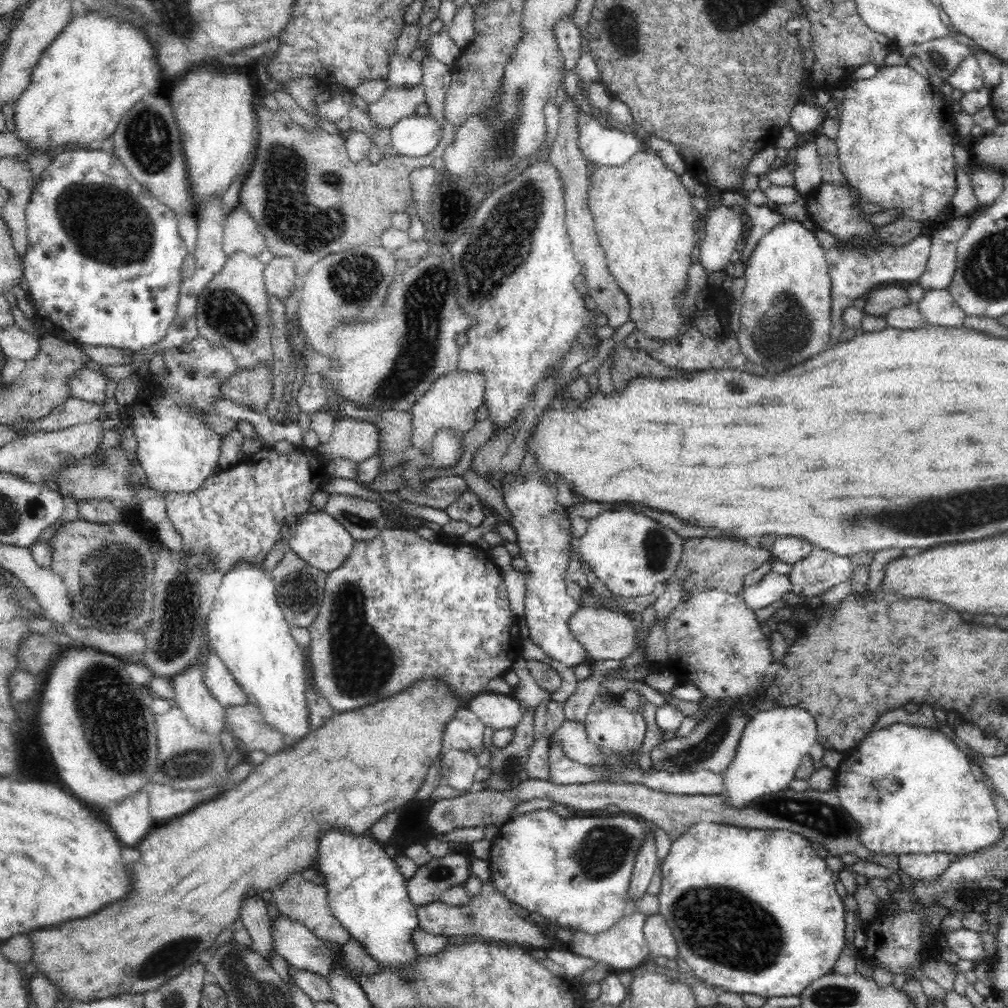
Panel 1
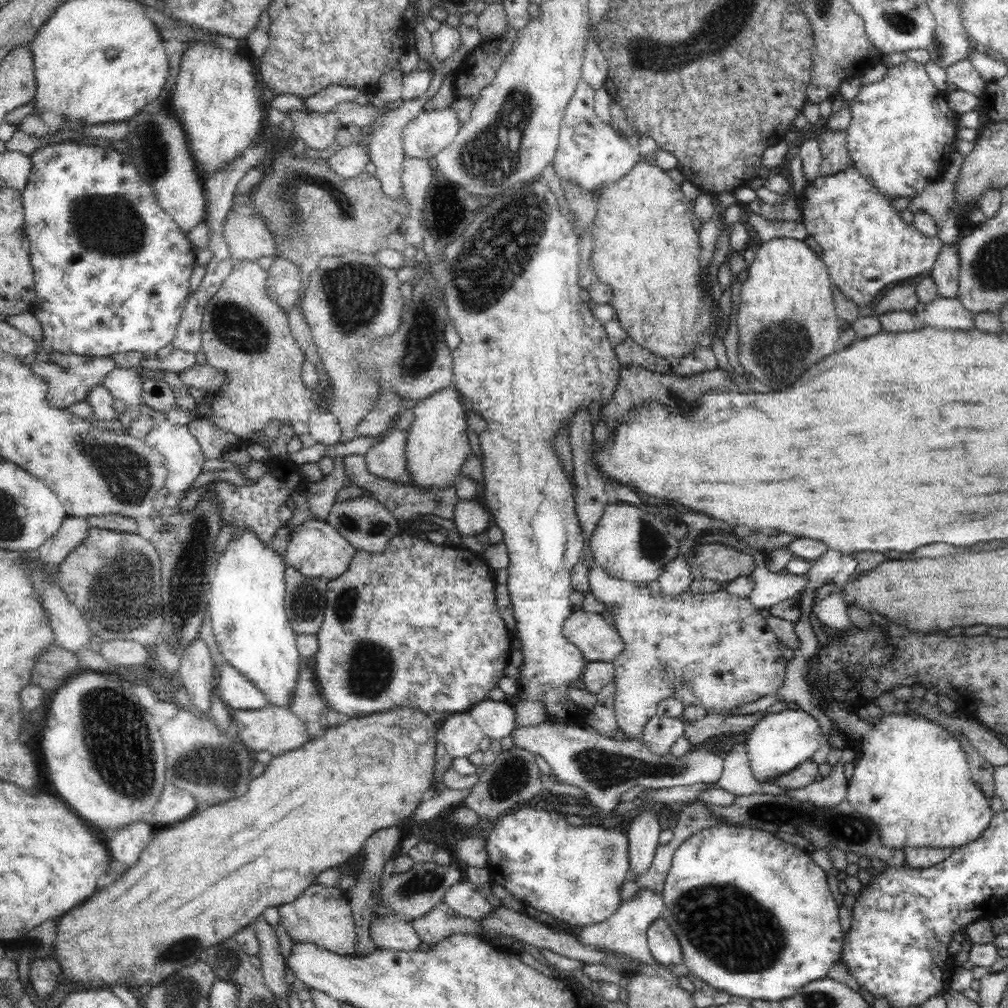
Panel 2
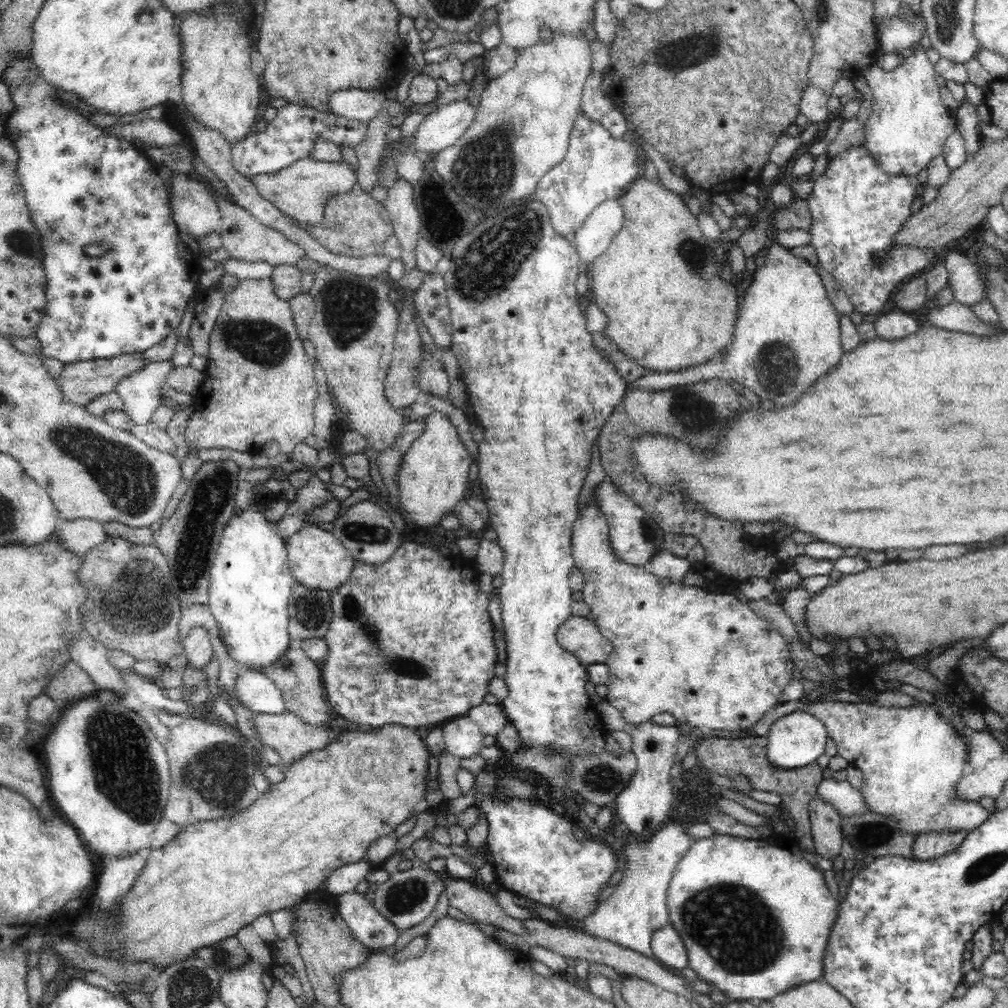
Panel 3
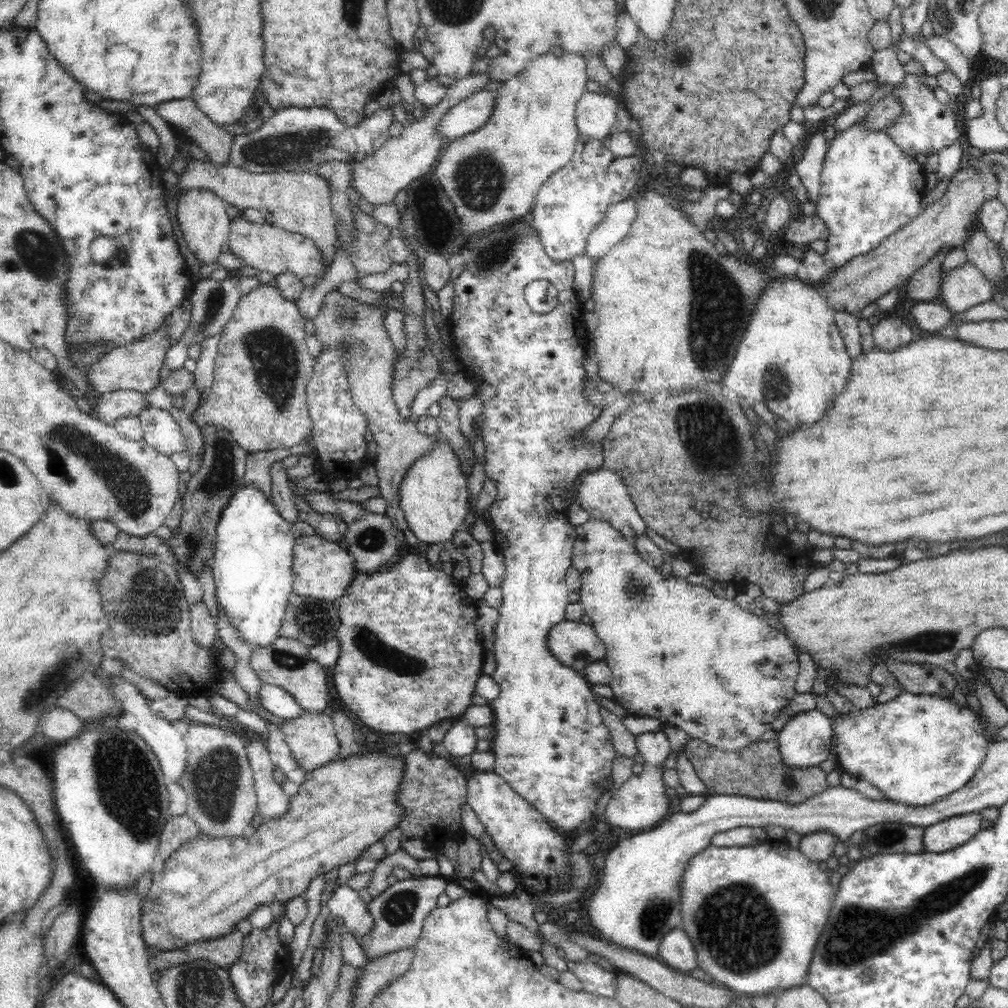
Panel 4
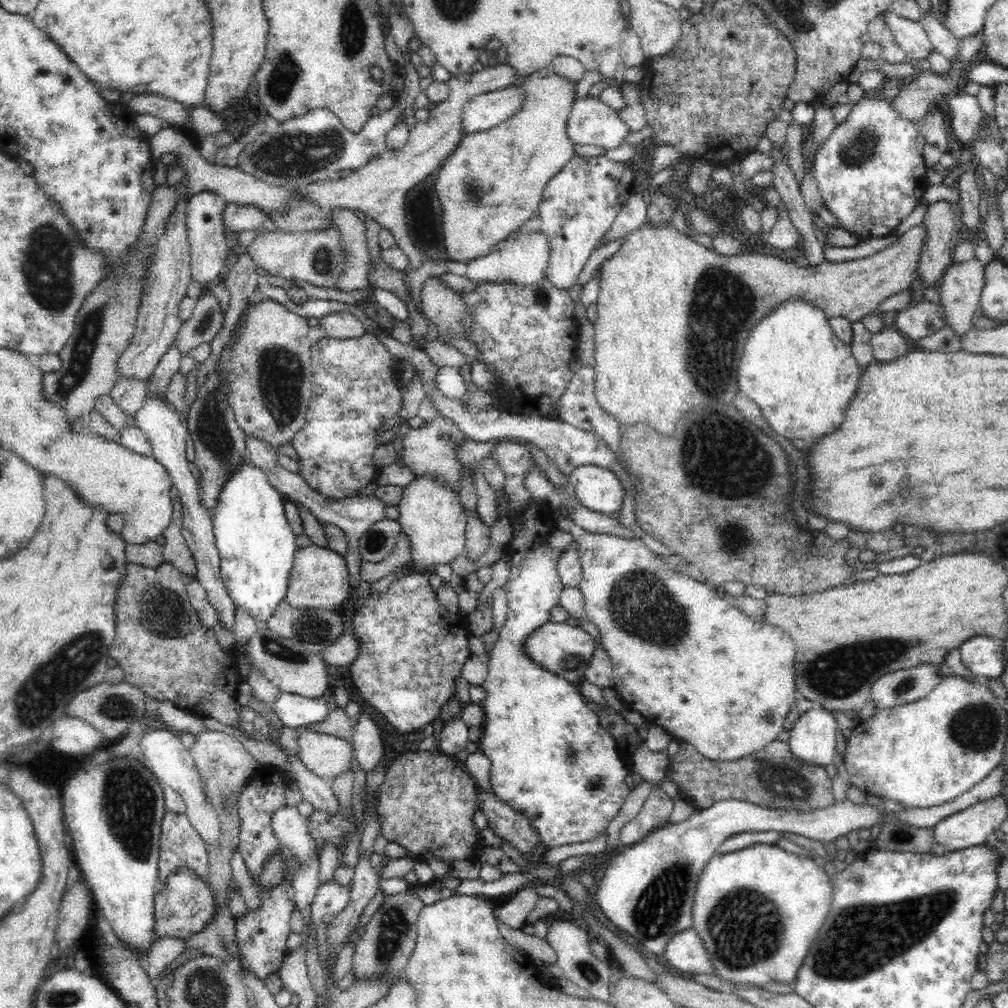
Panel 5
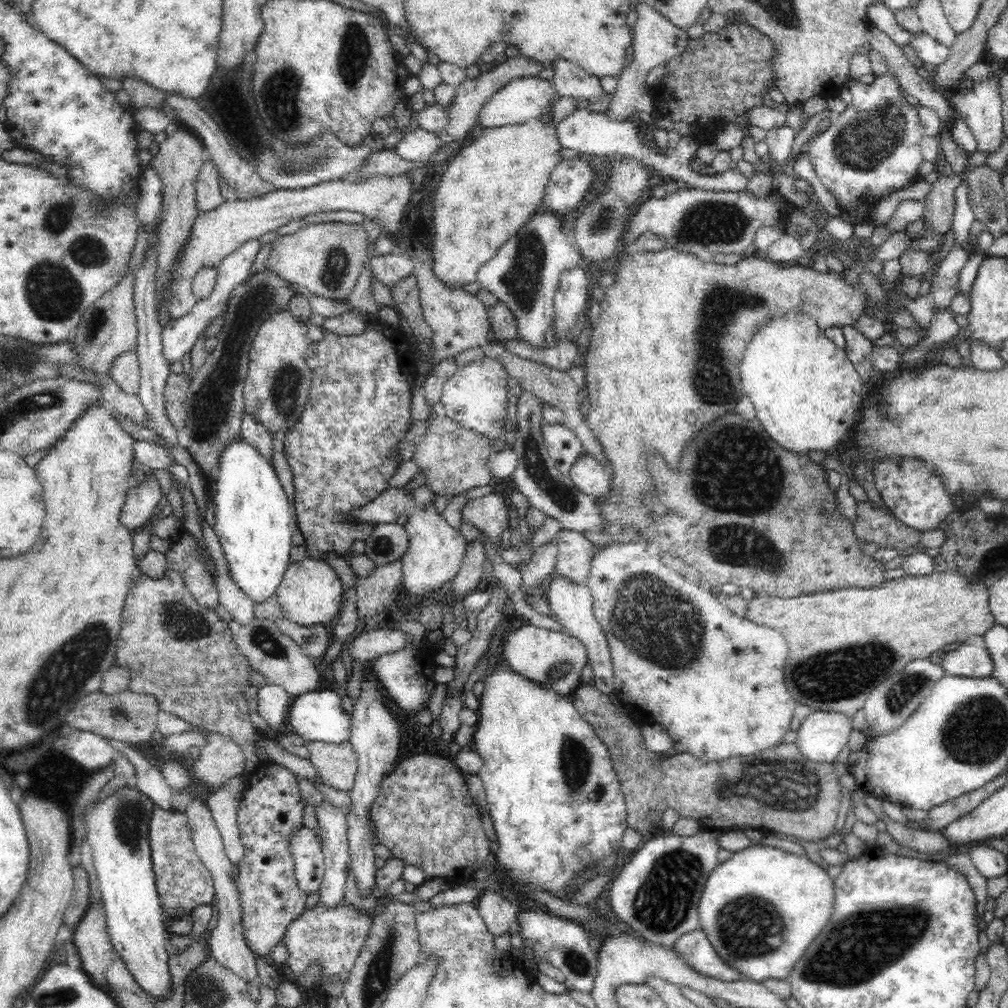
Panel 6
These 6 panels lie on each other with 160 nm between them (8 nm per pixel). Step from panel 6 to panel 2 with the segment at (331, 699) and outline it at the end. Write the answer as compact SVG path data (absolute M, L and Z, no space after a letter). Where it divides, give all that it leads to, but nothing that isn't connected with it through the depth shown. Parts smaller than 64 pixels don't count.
M230 663L223 664L221 672L215 674L214 682L217 694L230 711L255 711L270 706L267 702L267 696L256 688L254 683L248 680L243 674L240 674Z

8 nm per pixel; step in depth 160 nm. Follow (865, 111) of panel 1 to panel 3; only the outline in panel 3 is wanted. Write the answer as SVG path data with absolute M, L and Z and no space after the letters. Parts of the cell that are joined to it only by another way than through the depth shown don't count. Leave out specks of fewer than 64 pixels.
M920 41L914 42L912 54L903 65L888 72L879 71L877 64L861 70L875 99L873 113L867 122L865 147L876 165L890 175L917 176L934 156L941 154L946 139L957 130L955 113L940 101L934 65Z

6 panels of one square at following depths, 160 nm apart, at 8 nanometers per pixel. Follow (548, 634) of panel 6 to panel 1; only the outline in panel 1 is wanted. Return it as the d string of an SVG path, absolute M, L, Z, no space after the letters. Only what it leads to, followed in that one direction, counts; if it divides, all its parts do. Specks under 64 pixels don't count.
M579 605L578 610L569 618L569 629L574 638L586 650L587 657L595 660L622 660L632 654L637 646L636 617L620 614L596 605Z

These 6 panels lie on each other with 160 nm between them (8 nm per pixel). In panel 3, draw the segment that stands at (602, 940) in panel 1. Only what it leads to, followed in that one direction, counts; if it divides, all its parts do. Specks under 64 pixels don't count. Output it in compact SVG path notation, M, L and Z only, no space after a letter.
M695 819L670 822L654 831L648 841L640 839L629 841L624 846L624 851L620 852L620 861L624 860L622 879L610 897L597 903L595 910L583 919L586 933L654 959L651 938L660 928L670 924L670 911L666 902L667 891L678 862L696 841L696 838L687 832L687 828L695 824Z

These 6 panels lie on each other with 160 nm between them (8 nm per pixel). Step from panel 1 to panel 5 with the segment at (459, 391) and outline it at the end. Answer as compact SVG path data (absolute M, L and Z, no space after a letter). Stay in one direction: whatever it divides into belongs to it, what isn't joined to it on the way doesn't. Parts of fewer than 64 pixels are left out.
M419 476L404 487L400 502L401 532L410 540L411 568L414 573L432 574L436 565L451 564L465 550L467 515L458 503L457 492L436 483L432 477Z

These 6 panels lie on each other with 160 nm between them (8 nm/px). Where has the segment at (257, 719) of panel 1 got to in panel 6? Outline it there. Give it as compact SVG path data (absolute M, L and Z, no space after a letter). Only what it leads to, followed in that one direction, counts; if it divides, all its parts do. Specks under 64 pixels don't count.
M305 742L310 750L310 760L317 768L323 784L336 790L349 792L355 785L358 772L358 761L353 746L323 742Z

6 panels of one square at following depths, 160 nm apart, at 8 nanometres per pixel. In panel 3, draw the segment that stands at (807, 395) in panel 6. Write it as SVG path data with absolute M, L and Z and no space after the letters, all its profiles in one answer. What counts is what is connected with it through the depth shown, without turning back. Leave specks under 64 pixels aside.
M778 242L770 243L767 252L768 260L764 266L755 269L754 278L742 296L744 300L736 320L734 340L727 349L726 356L690 370L644 374L634 383L628 384L625 394L636 390L660 392L708 380L722 380L727 384L730 384L729 381L735 381L743 388L750 388L752 392L756 392L762 400L772 400L778 406L792 406L796 400L802 398L806 388L810 388L820 376L836 368L844 353L839 325L841 314L828 300L822 279L812 265L806 263L804 259L790 255L788 249L784 249Z

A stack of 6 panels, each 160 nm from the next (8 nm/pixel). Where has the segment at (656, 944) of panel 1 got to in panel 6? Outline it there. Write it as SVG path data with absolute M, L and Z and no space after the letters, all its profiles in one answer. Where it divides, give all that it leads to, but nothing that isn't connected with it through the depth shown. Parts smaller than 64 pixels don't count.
M702 929L680 936L673 947L687 964L702 976L710 976L726 983L740 982L745 978L738 969L728 966L718 956L708 935Z

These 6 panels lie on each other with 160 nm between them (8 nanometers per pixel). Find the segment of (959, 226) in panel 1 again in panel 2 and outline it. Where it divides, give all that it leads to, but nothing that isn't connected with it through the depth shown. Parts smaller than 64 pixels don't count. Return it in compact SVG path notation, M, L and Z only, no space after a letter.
M952 245L943 247L941 253L938 255L934 266L931 268L931 277L937 286L937 291L940 297L944 298L957 298L959 291L959 253L956 253L956 248L958 246Z

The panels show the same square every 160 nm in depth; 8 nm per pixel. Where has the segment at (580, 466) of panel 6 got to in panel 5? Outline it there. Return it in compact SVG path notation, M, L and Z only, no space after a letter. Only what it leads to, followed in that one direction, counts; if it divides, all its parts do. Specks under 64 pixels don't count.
M589 464L572 471L568 485L582 503L594 512L615 518L624 498L624 488L610 469Z

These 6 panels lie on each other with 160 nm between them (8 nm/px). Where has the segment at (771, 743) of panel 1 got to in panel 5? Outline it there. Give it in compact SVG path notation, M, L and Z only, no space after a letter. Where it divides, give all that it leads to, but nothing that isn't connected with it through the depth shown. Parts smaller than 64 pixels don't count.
M814 707L805 712L789 730L792 754L804 762L826 767L837 762L836 732L838 723L833 713Z

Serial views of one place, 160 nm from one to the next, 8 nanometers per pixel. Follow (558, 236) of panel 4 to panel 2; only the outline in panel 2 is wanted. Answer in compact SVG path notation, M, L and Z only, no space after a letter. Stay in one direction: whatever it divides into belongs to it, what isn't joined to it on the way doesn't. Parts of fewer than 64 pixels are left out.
M580 78L561 122L558 150L555 152L552 166L560 186L570 183L597 196L603 185L626 177L643 157L639 149L633 148L624 135L616 133L614 126L610 126L598 116L594 95L594 89Z

